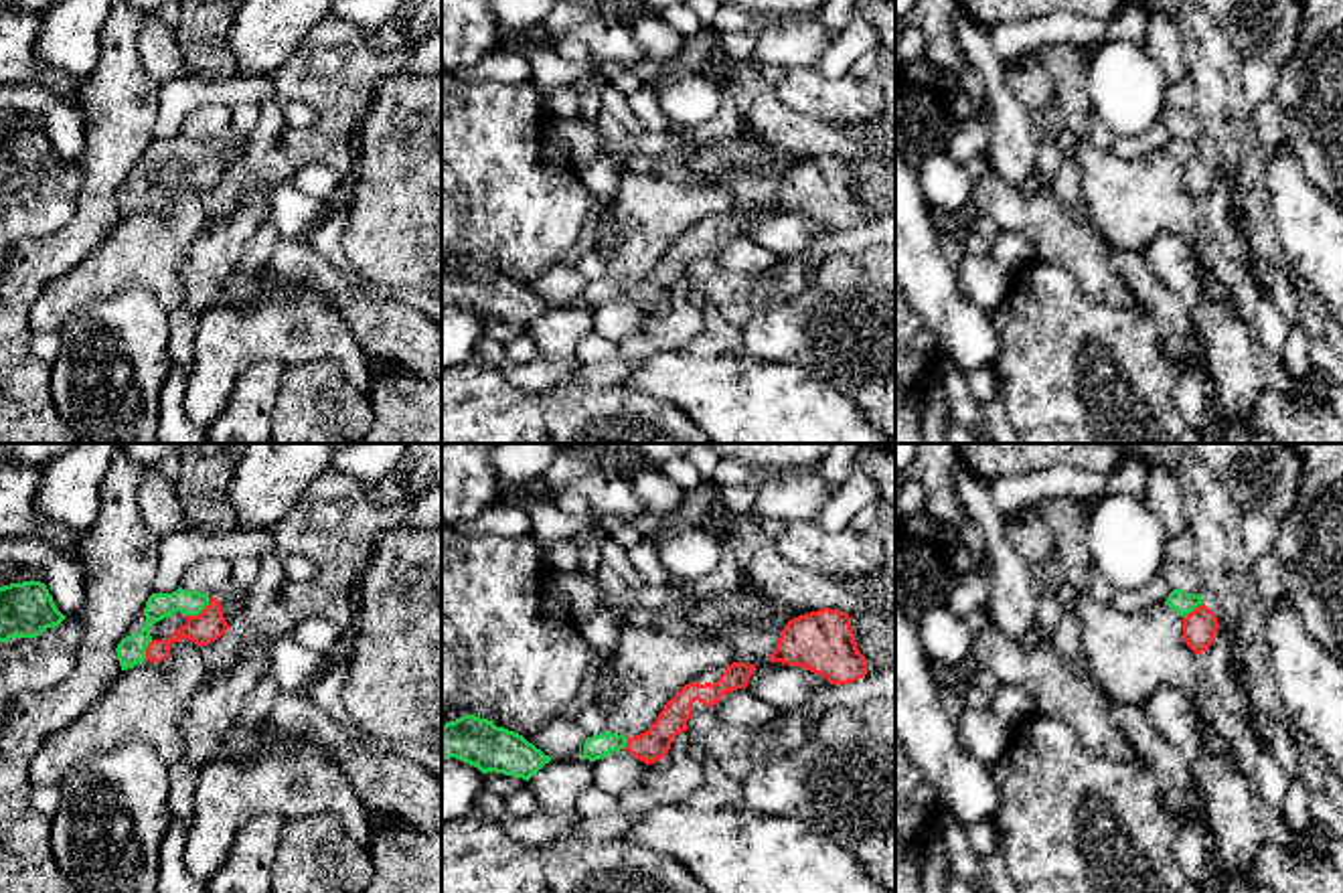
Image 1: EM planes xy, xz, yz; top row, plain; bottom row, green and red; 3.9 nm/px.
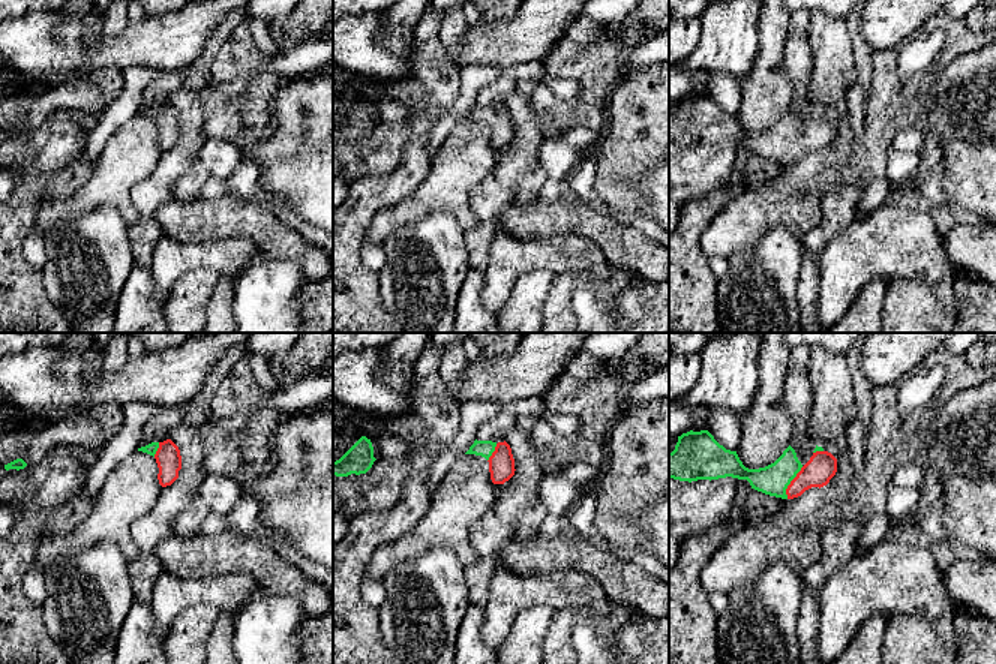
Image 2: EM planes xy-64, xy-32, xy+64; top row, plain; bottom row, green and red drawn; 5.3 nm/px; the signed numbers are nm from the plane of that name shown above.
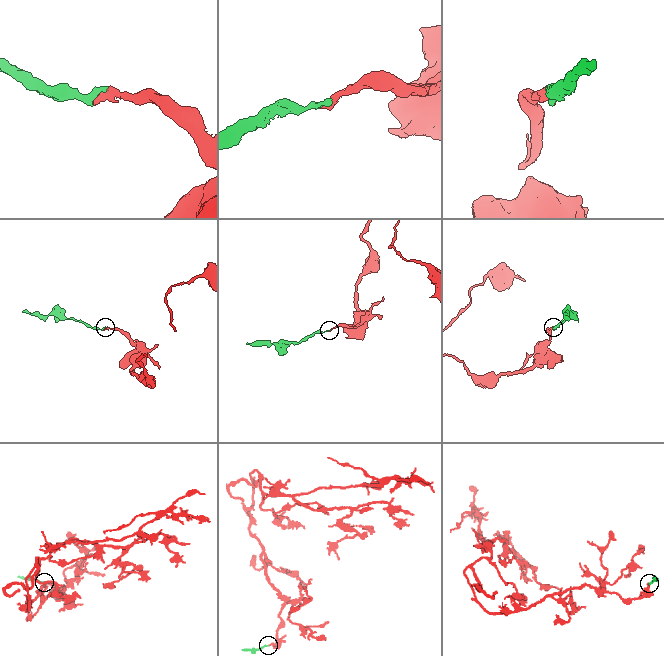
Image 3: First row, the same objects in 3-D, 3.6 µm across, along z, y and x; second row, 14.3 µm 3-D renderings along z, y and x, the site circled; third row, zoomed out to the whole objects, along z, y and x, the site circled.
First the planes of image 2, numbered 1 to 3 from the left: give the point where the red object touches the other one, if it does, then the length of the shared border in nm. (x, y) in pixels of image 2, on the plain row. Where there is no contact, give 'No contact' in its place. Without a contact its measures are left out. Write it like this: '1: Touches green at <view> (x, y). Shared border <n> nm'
1: Touches green at xy-64 (156, 114). Shared border 90 nm
2: Touches green at xy-32 (492, 116). Shared border 110 nm
3: Touches green at xy+64 (789, 147). Shared border 200 nm

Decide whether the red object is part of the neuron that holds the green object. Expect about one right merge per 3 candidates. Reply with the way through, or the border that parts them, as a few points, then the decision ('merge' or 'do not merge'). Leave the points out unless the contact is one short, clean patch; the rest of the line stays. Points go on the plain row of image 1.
runs through xy (159, 152), (191, 150), (199, 158), (209, 171); merge

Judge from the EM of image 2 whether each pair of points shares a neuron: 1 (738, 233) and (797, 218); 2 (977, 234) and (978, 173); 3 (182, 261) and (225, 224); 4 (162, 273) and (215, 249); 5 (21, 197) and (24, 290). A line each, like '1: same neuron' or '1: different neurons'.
1: same neuron
2: different neurons
3: different neurons
4: same neuron
5: same neuron

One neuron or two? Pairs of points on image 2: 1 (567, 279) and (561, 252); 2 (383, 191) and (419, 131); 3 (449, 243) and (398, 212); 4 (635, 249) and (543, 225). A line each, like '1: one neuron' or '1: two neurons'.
1: two neurons
2: one neuron
3: two neurons
4: one neuron

